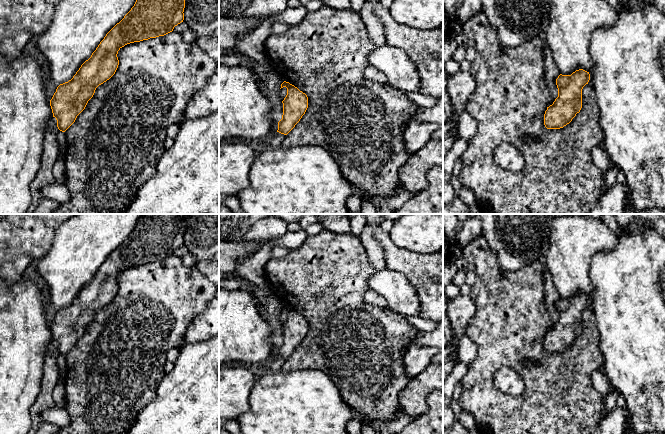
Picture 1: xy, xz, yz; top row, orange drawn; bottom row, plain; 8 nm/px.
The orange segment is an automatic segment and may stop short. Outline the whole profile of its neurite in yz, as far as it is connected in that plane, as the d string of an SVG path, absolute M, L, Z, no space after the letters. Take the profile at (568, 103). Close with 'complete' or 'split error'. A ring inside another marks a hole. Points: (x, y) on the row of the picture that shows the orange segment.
M579 69L571 75L560 74L556 79L558 97L547 107L544 125L560 129L569 124L582 108L582 89L590 80L589 72Z; complete

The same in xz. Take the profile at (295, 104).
M284 81L281 88L287 88L287 95L282 101L283 115L278 122L277 132L287 135L300 121L308 108L308 97L297 87Z; complete

